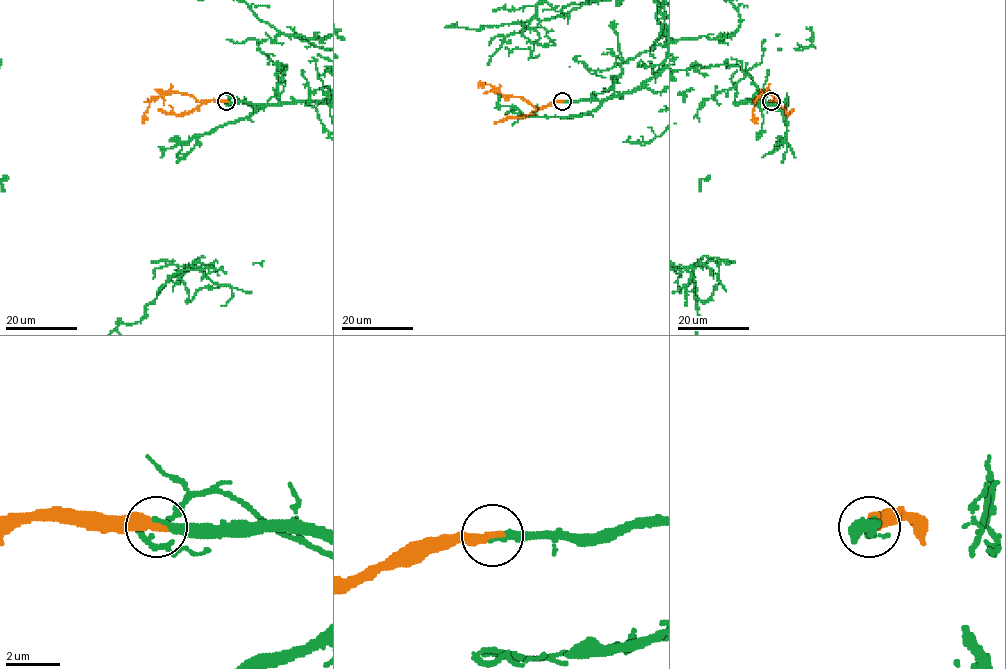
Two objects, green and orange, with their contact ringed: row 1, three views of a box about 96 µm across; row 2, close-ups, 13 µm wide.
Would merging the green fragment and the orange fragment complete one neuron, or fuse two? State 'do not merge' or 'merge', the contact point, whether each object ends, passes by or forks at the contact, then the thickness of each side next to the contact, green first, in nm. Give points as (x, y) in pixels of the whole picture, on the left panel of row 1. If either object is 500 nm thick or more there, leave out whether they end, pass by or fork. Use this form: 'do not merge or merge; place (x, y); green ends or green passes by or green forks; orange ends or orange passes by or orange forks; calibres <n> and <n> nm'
merge; place (226, 101); green ends; orange ends; calibres 280 and 400 nm

